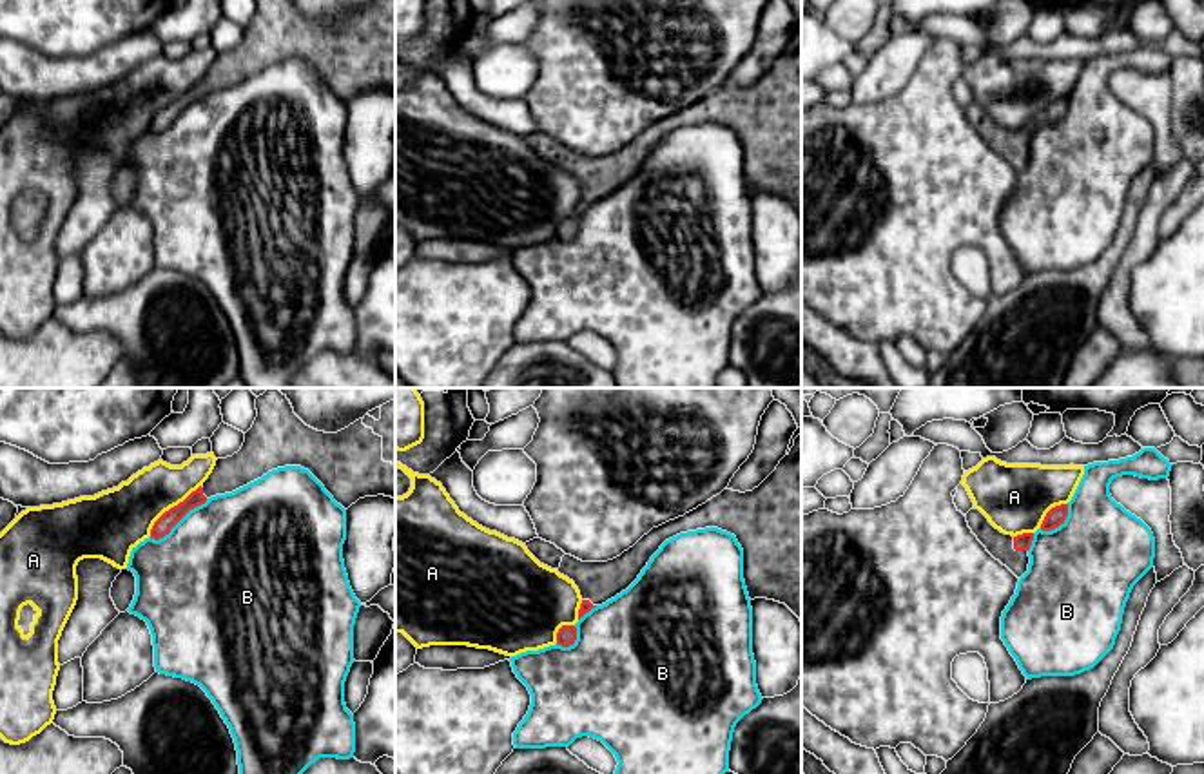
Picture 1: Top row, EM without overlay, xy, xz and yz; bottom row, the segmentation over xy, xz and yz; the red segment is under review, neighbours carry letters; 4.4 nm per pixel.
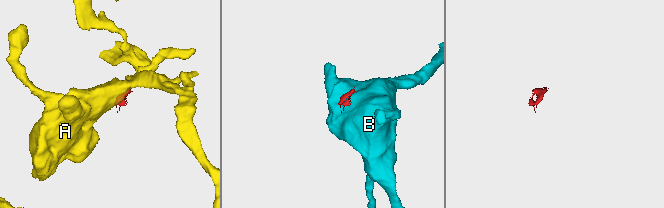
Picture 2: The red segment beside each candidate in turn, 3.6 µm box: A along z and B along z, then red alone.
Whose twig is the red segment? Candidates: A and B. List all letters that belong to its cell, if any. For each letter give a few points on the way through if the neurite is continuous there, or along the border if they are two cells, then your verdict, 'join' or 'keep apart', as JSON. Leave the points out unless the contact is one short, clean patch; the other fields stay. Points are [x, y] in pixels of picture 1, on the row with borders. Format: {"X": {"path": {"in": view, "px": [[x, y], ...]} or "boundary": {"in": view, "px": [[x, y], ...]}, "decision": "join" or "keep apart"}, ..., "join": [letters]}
{"A": {"boundary": {"in": "xy", "px": [[200, 484], [171, 506], [155, 522], [149, 535]]}, "decision": "keep apart"}, "B": {"decision": "keep apart"}, "join": []}

